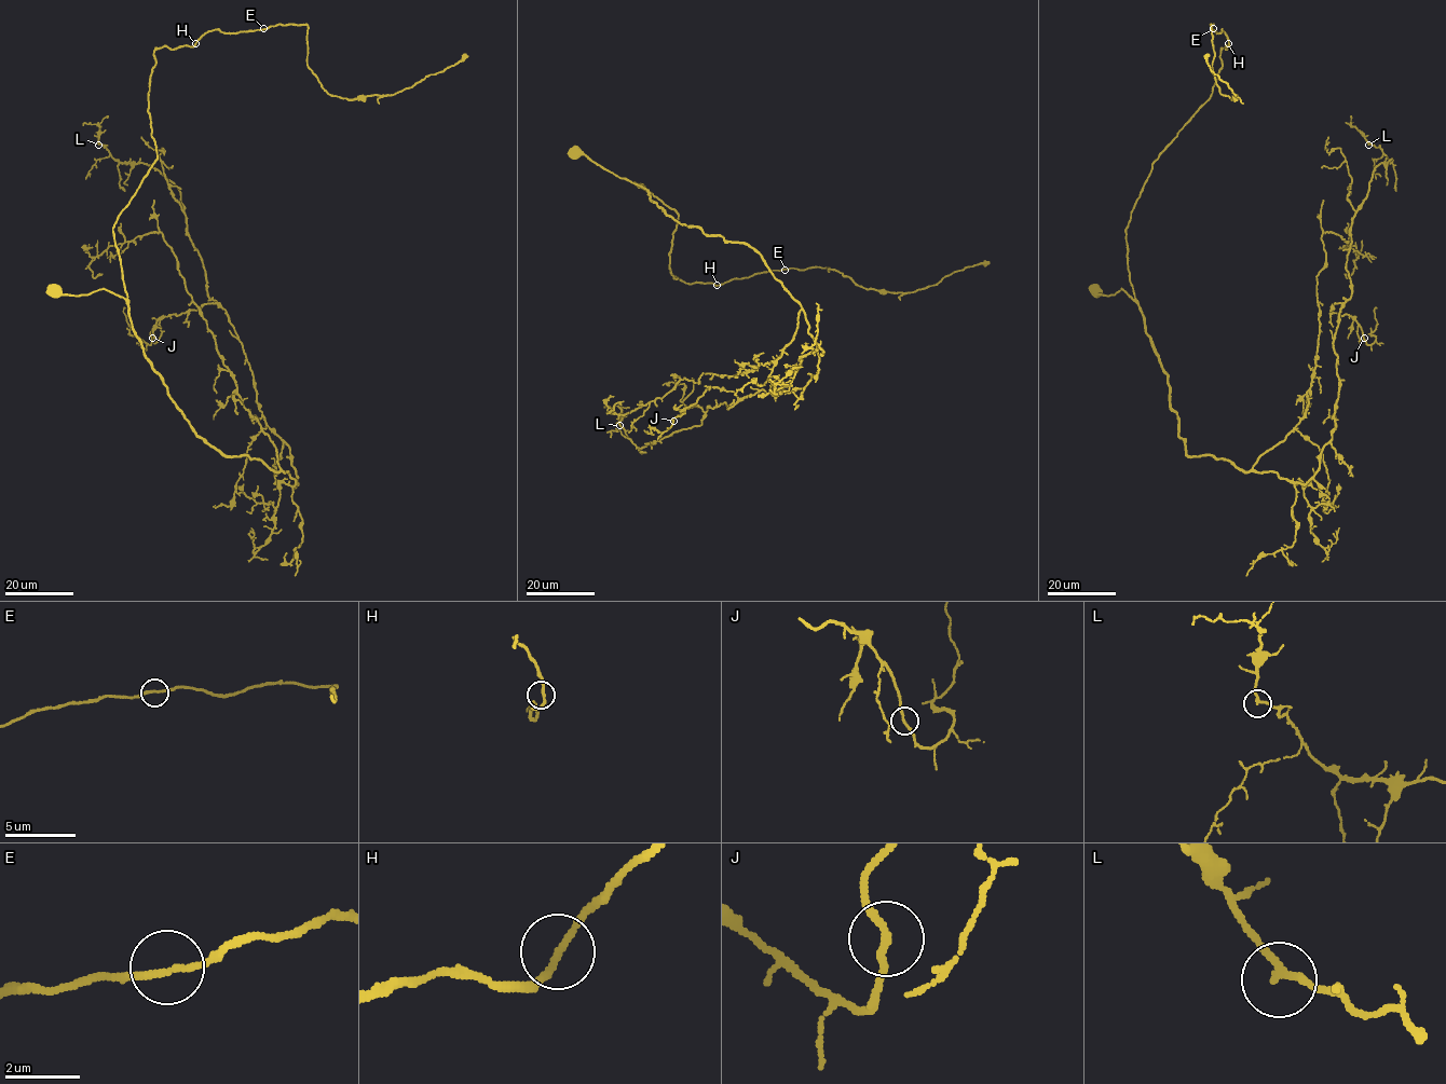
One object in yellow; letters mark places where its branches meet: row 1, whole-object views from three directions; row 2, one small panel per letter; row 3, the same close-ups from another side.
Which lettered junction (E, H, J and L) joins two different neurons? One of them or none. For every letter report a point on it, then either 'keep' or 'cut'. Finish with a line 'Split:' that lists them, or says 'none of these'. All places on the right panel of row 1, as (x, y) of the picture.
E: (1213, 28) | keep
H: (1228, 43) | keep
J: (1364, 338) | keep
L: (1368, 145) | keep
Split: none of these

